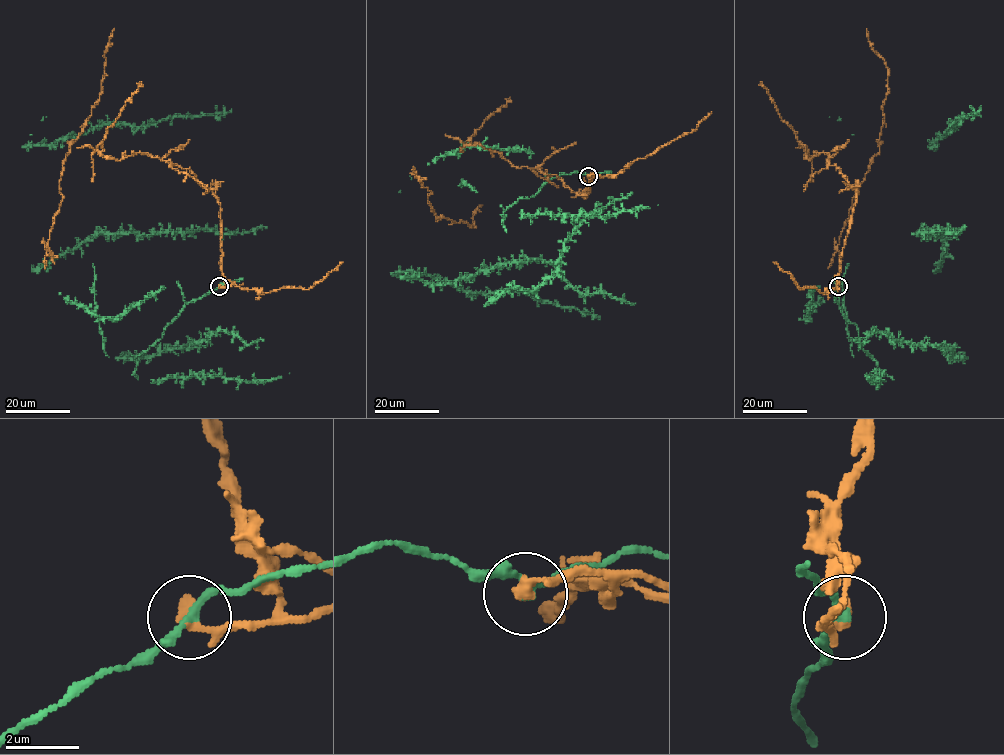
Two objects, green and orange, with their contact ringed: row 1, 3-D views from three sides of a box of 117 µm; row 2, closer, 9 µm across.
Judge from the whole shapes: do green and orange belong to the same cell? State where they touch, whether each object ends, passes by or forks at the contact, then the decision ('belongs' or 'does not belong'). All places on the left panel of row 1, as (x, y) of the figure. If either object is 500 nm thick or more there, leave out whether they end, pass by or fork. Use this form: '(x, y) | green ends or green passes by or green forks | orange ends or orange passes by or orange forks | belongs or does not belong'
(219, 286) | green passes by | orange ends | does not belong

